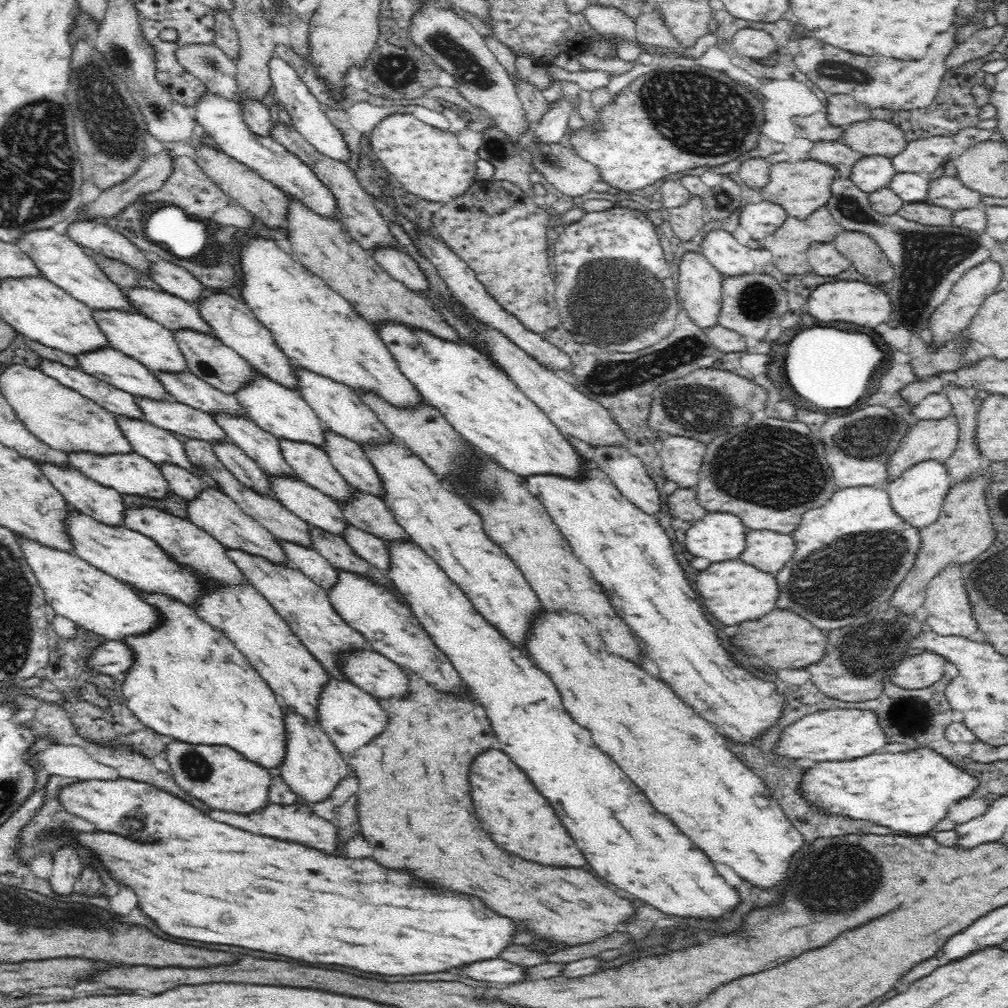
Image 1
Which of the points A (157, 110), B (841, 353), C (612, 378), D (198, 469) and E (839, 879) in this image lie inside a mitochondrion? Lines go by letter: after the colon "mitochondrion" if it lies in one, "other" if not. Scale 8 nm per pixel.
A: mitochondrion
B: other
C: mitochondrion
D: other
E: mitochondrion

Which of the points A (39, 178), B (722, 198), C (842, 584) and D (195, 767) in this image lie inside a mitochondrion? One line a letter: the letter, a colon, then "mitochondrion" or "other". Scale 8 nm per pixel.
A: mitochondrion
B: mitochondrion
C: mitochondrion
D: mitochondrion

